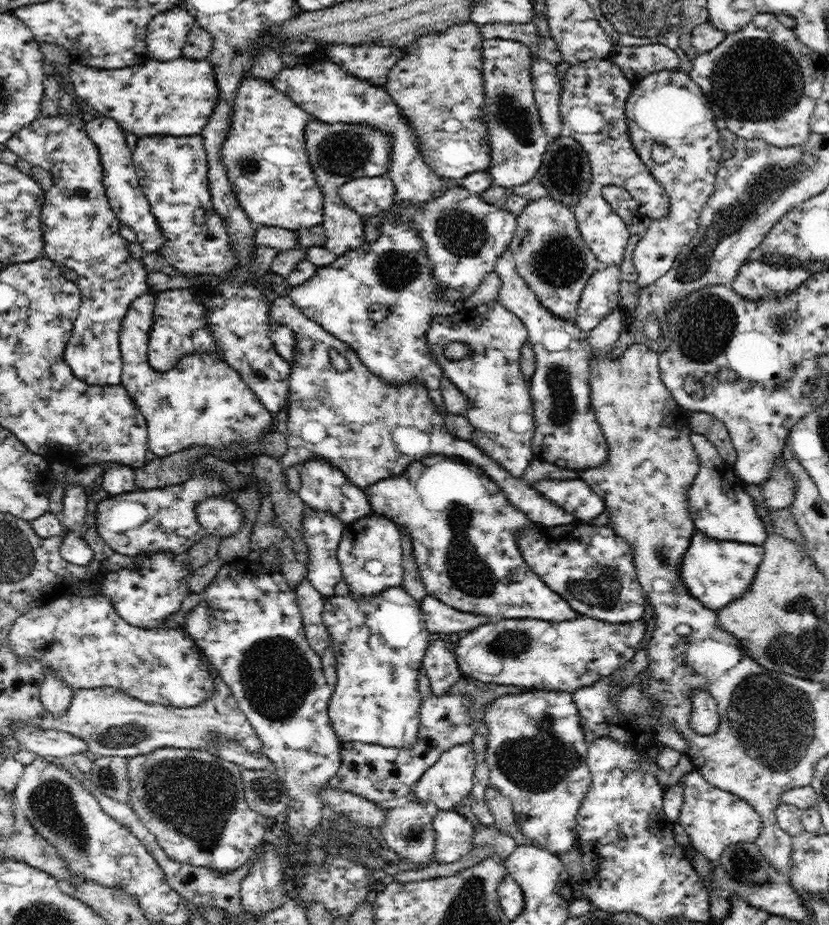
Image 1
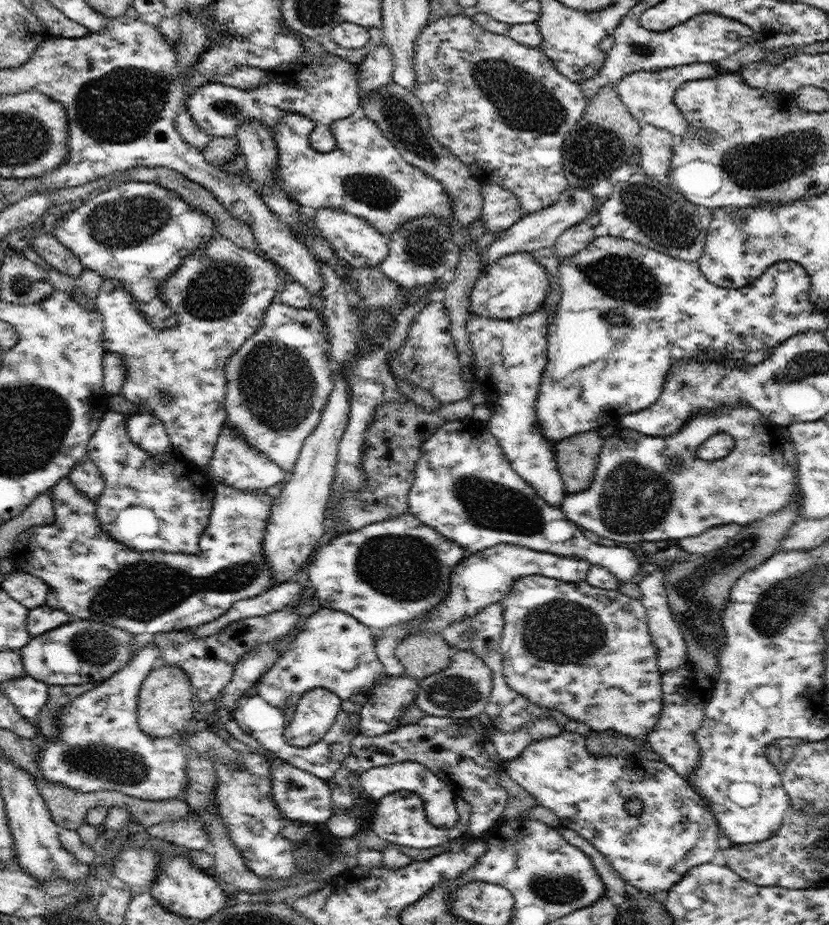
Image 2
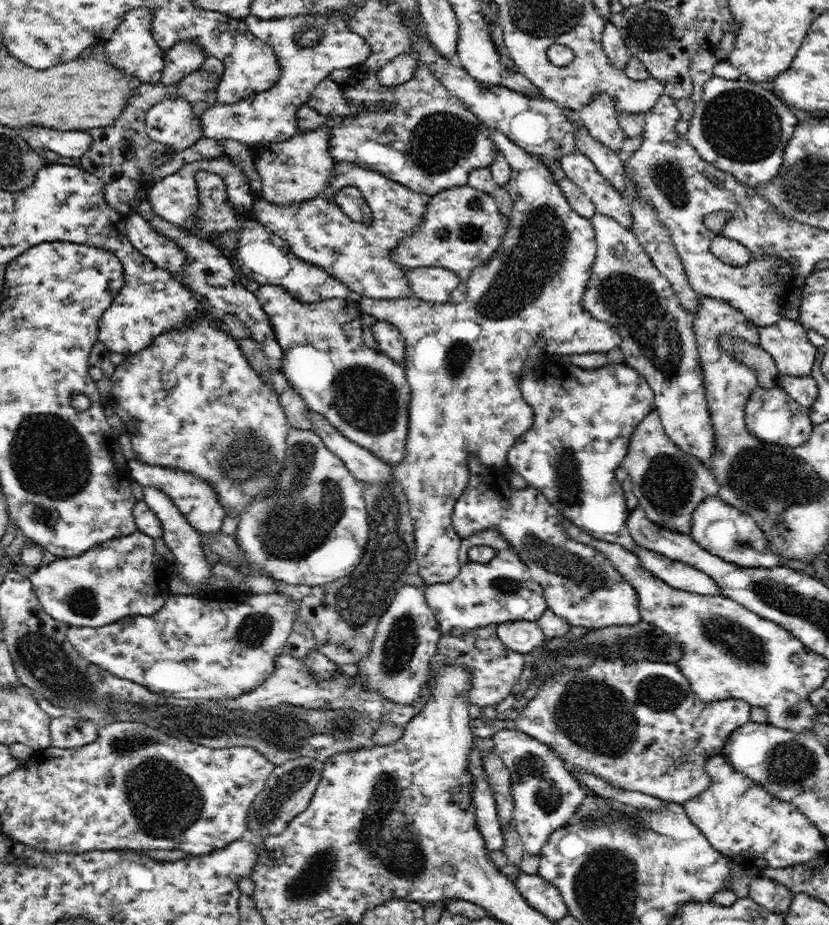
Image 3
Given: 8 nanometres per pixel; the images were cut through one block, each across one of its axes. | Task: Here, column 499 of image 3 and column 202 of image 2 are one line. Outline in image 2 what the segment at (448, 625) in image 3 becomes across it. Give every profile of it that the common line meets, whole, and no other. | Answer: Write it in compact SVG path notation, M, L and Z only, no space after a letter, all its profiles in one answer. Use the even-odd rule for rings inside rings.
M68 477L60 479L54 488L51 489L52 502L55 507L55 518L52 524L36 528L24 530L20 535L16 536L14 541L14 548L9 554L9 560L13 564L15 571L24 572L37 578L38 581L44 582L48 585L48 596L46 605L52 608L60 609L72 617L72 620L92 620L110 626L116 626L132 633L134 636L151 637L156 633L181 631L184 629L197 628L202 624L212 622L212 620L219 619L224 613L230 610L230 607L239 600L247 598L254 598L261 595L264 591L272 588L276 584L276 580L272 580L272 573L267 564L266 556L264 556L264 533L266 533L266 523L272 511L272 503L274 498L267 493L267 491L244 491L224 483L215 485L213 506L210 513L210 521L204 534L202 536L202 543L198 554L189 555L181 552L168 551L136 551L132 547L124 543L116 542L112 535L108 535L102 527L100 527L100 519L96 515L96 502L92 501L88 495L84 495Z

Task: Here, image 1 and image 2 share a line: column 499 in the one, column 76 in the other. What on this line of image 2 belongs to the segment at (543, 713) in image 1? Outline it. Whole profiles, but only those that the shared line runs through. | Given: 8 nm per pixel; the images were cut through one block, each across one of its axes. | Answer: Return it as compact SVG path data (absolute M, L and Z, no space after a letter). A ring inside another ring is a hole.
M149 637L149 641L146 643L146 646L144 646L144 648L142 648L142 650L140 650L140 652L138 652L134 658L131 658L130 662L122 667L120 671L108 677L106 680L102 680L102 682L94 686L92 690L88 690L88 692L84 692L84 694L77 696L76 700L72 700L72 702L70 702L70 704L68 704L68 706L66 706L62 712L58 712L58 714L56 714L56 719L58 719L58 729L60 729L60 736L58 736L56 740L46 740L46 748L40 750L38 752L38 756L36 756L36 759L38 759L38 767L45 777L45 780L56 784L64 784L73 790L83 792L83 794L89 794L89 792L96 792L100 790L118 791L124 795L136 797L138 799L144 799L147 801L163 801L164 799L172 798L180 799L181 794L183 794L183 791L187 788L187 773L185 772L185 766L186 763L188 763L188 754L192 753L192 749L196 749L196 751L198 751L198 753L200 753L202 756L206 755L206 757L208 757L208 759L210 759L212 762L214 762L214 753L216 753L216 755L220 757L220 760L218 761L222 761L222 763L228 763L228 761L232 761L232 763L234 763L237 768L243 768L244 764L242 764L242 754L232 749L224 739L218 736L216 734L216 729L213 727L206 728L196 733L190 732L188 738L177 738L176 735L170 736L170 738L160 738L156 736L150 736L149 734L146 734L146 732L142 732L142 730L140 730L137 712L138 695L144 679L148 676L148 674L150 674L150 671L152 671L152 669L155 668L160 661L160 655L162 655L160 648L158 648L158 646L154 644L154 640Z

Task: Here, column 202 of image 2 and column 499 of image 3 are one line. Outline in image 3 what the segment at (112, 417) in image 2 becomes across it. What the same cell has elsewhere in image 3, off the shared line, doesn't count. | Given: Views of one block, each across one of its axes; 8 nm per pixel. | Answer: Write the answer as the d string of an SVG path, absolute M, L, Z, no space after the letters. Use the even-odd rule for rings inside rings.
M468 456L469 480L462 496L458 498L452 512L452 527L462 538L468 538L478 531L493 530L510 549L518 553L531 577L540 583L547 602L547 608L561 616L571 626L604 628L610 626L634 626L640 623L639 600L635 588L603 552L594 550L589 544L572 540L563 531L562 516L558 507L537 488L528 485L525 489L514 489L504 470L478 462L477 456Z

